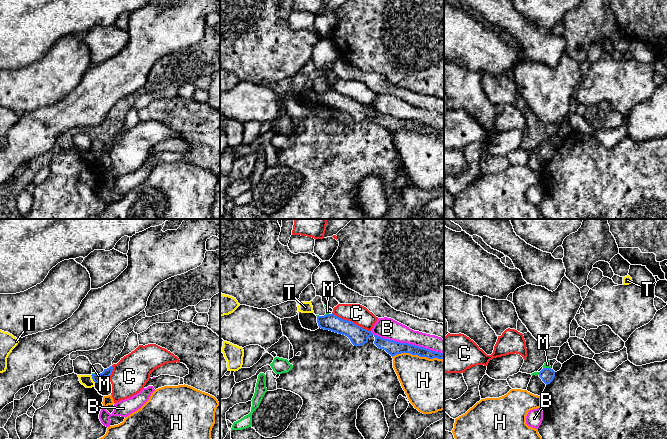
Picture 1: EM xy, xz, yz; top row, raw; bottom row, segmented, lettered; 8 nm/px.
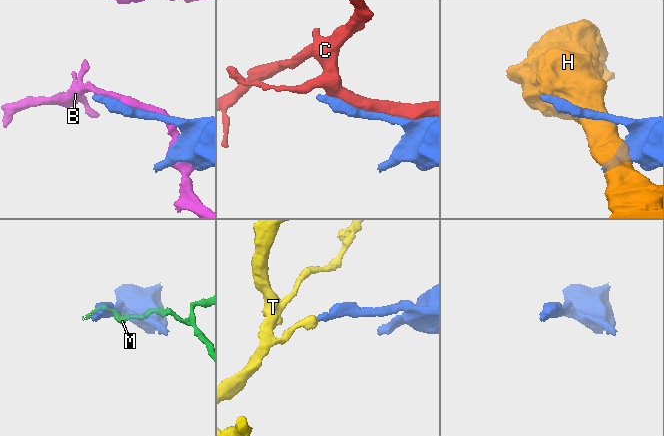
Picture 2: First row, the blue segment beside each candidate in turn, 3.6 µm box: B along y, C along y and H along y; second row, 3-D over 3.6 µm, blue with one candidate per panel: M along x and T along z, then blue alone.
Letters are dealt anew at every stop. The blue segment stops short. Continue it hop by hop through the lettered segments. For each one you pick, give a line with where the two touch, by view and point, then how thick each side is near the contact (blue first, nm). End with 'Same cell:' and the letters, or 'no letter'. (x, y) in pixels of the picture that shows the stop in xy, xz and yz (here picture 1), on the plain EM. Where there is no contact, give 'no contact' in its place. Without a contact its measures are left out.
Same cell: no letter

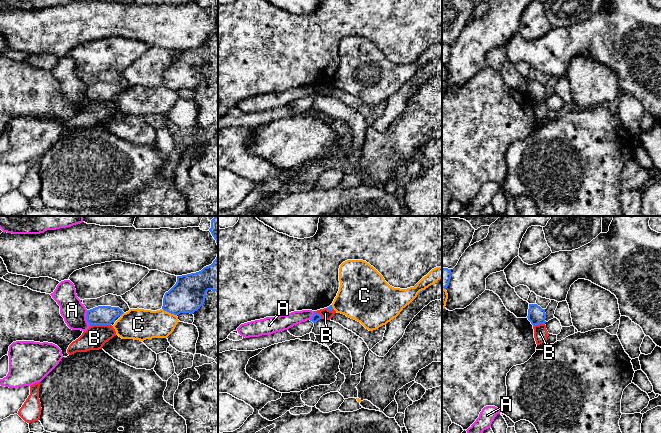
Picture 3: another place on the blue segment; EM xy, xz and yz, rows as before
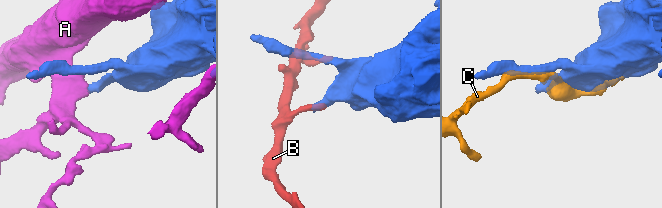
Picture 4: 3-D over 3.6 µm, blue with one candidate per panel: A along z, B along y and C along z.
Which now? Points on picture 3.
Same cell: no letter

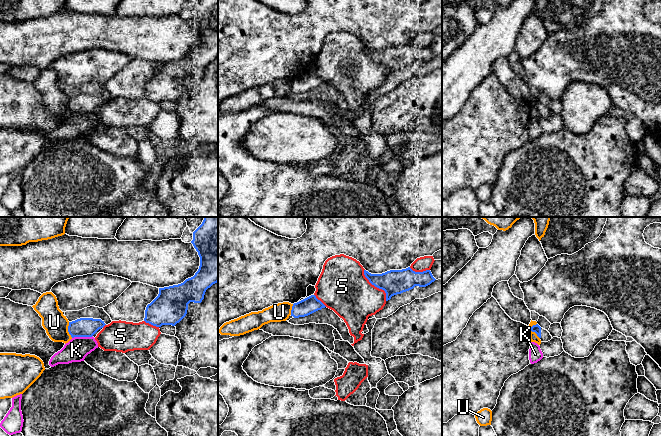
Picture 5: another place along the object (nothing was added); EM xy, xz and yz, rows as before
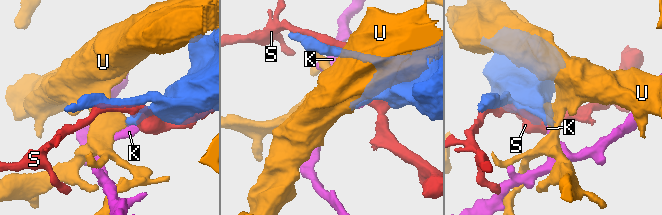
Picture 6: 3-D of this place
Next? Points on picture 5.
Same cell: no letter

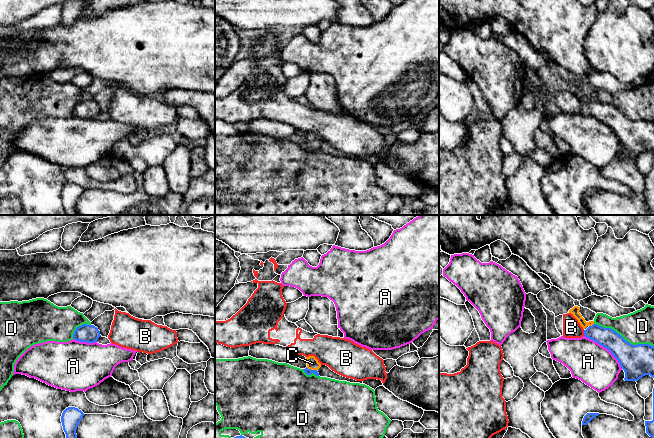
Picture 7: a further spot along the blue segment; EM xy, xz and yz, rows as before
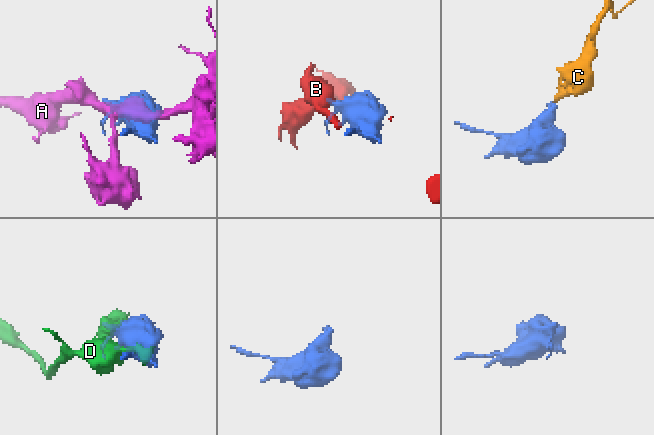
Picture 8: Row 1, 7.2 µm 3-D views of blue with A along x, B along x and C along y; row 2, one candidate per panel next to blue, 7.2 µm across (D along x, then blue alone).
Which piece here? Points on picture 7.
C: meets blue in xz at (310, 145); 50 nm thick on the blue side, 100 nm on the other
Same cell: C

